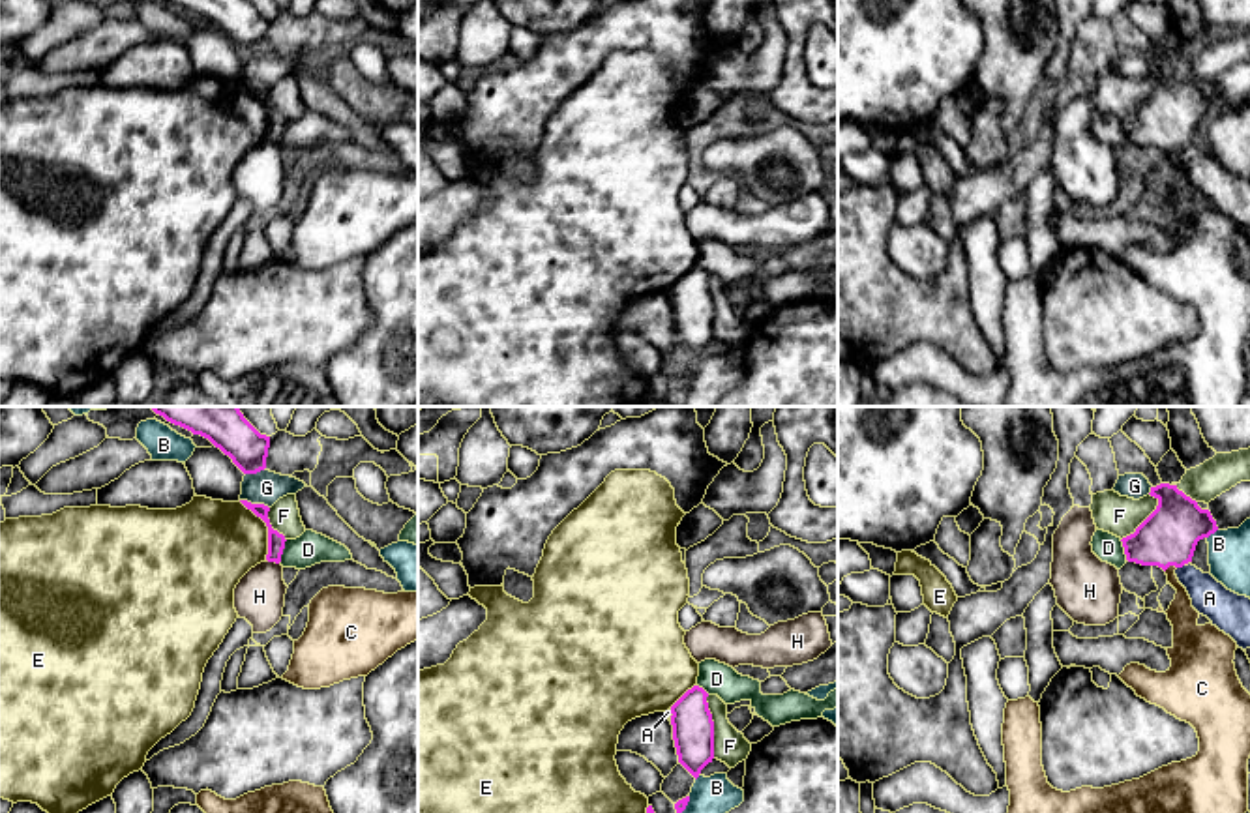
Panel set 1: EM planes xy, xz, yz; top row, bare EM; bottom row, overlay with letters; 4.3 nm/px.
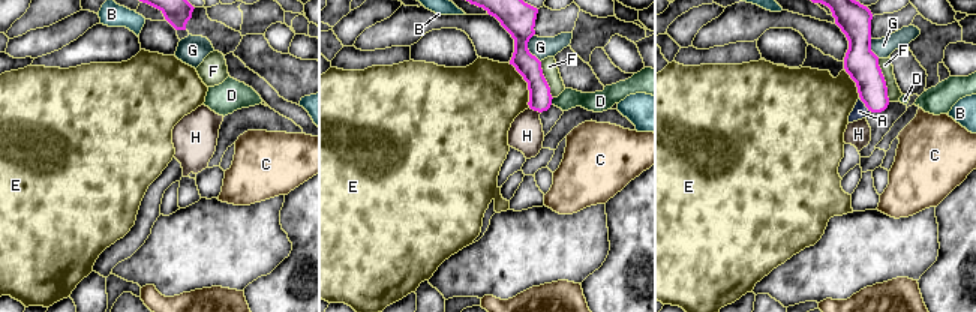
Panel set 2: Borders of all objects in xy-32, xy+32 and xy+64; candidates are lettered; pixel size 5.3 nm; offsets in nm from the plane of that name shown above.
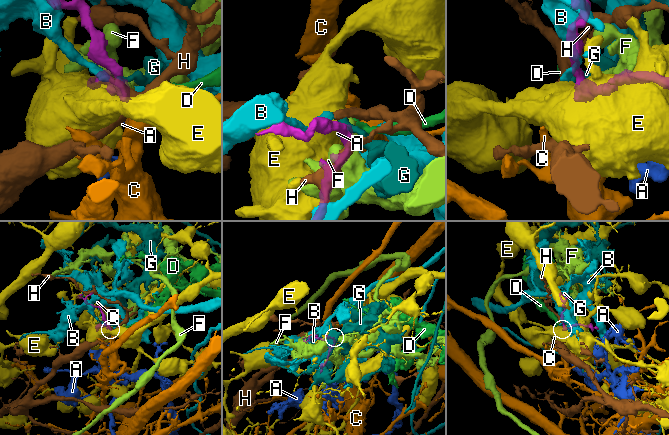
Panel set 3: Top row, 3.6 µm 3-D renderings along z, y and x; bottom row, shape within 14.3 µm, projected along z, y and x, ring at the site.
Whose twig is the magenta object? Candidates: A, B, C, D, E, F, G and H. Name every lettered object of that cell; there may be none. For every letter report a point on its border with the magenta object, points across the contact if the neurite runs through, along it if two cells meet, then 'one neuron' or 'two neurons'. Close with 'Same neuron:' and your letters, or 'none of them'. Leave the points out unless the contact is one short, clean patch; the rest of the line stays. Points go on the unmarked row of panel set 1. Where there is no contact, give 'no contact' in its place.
A: yz (1179, 147) | along yz (1183, 145), (1177, 148) | two neurons
B: yz (1211, 113) | two neurons
C: yz (1170, 145) | across yz (1168, 117), (1170, 145), (1183, 197) | one neuron
D: xy (282, 132) | along xy (287, 120), (278, 143) | two neurons
E: xy (268, 109) | two neurons
F: xz (713, 308) | two neurons
G: xy (255, 85) | along xy (240, 79), (268, 88) | two neurons
H: xy (272, 141) | along xy (267, 139), (278, 145) | two neurons
Same neuron: C

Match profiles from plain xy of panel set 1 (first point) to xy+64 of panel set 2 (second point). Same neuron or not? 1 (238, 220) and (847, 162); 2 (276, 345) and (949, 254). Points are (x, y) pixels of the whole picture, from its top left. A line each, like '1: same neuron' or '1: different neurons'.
1: same neuron
2: different neurons

